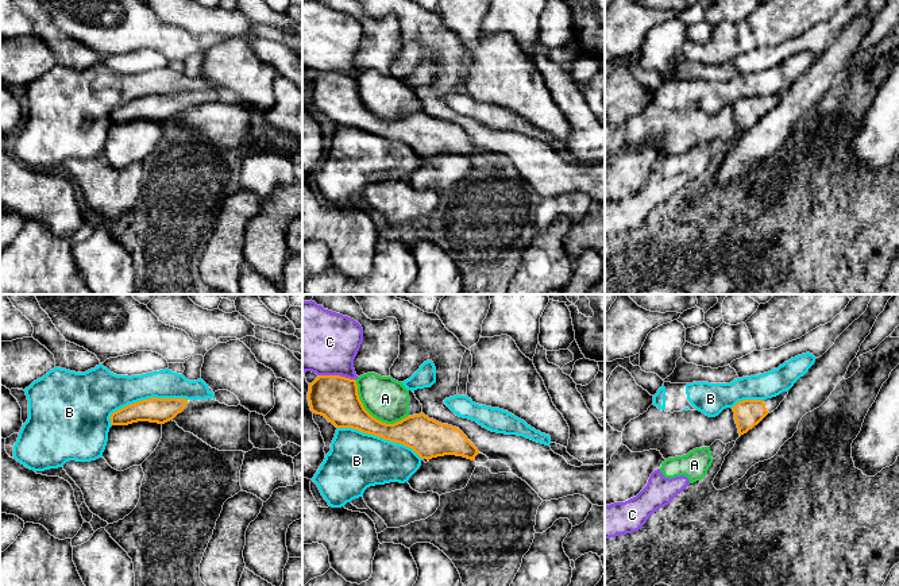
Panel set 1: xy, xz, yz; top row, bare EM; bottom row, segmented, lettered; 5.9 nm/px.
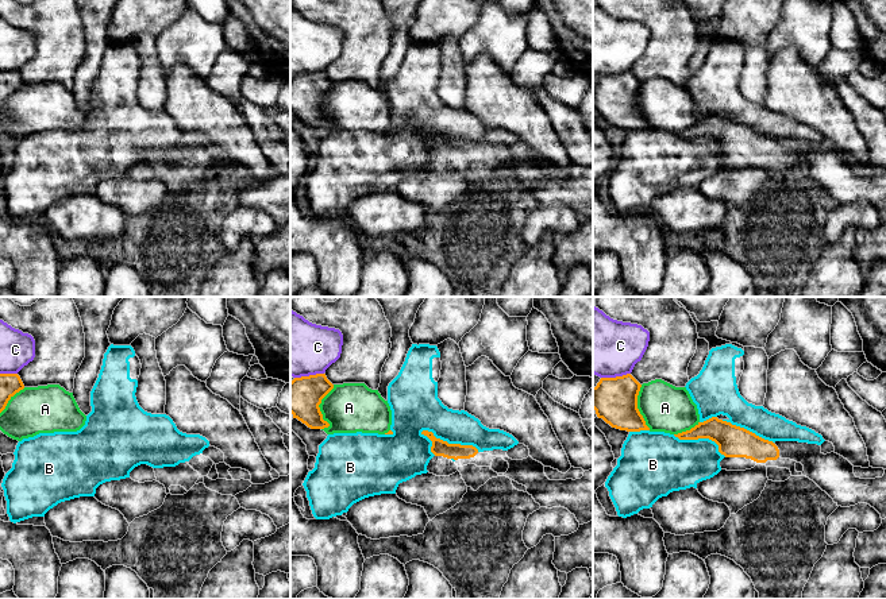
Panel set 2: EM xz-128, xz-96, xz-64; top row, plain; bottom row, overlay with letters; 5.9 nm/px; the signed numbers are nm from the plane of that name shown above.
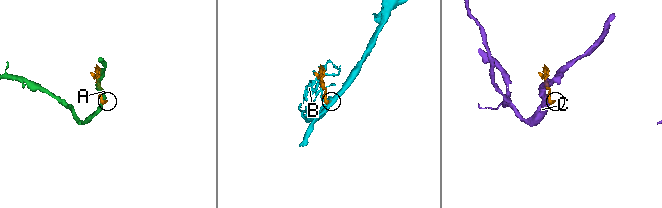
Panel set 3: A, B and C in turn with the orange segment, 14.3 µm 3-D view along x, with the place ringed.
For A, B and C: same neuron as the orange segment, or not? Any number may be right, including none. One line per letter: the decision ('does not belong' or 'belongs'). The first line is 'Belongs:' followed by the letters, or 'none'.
Belongs: none
A: does not belong
B: does not belong
C: does not belong

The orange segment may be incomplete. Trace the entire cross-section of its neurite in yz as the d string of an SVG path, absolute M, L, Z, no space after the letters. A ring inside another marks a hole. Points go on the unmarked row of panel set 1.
M787 89L780 90L776 95L767 97L744 97L738 99L732 107L734 109L734 117L738 126L740 134L746 131L755 123L757 123L768 111L778 107L780 100L788 92Z

